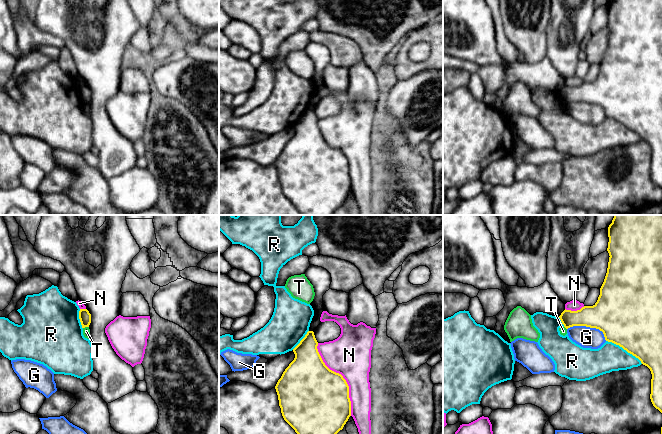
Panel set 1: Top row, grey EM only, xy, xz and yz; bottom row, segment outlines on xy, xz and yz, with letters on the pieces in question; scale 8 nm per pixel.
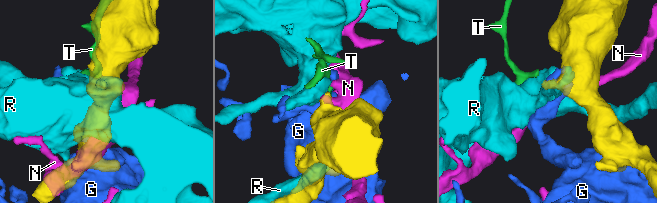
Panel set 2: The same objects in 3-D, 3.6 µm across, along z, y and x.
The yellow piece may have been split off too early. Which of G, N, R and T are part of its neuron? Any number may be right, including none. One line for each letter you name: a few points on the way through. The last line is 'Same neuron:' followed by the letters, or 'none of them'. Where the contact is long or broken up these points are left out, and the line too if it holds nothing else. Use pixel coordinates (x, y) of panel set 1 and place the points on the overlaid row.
Same neuron: none of them

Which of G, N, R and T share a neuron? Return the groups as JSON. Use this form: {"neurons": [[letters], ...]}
{"neurons": [["G"], ["N"], ["R"], ["T"]]}

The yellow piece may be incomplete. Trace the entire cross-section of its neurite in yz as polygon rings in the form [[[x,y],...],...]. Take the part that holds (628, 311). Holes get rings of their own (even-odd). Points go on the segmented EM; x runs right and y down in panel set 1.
[[[614,215],[608,237],[610,257],[597,302],[577,311],[565,309],[559,318],[566,329],[573,326],[599,329],[606,341],[619,345],[647,366],[652,374],[650,399],[662,413],[662,215]]]

